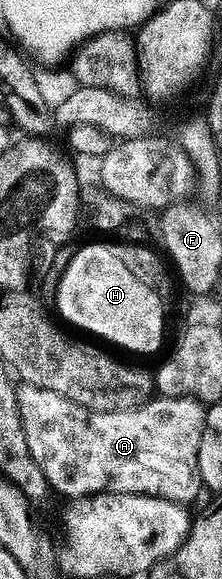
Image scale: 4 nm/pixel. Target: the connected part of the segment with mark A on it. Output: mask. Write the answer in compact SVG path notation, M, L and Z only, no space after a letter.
M27 383L16 385L18 415L26 435L26 447L34 455L34 463L48 480L49 486L67 499L93 493L145 493L167 501L189 503L202 493L198 475L198 443L202 439L205 406L194 397L162 397L145 400L131 407L114 411L93 411L48 391Z

